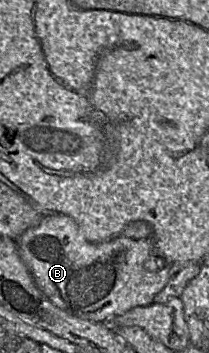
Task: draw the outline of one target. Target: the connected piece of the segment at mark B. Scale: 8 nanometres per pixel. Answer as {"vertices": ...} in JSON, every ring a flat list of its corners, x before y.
{"vertices":[[52,211,42,213,43,217,39,223,16,239,17,249,37,287,55,306,77,318,108,322,134,307,150,305,170,278,187,264,168,262,157,253,152,226,145,221,128,224,120,235,111,240,91,243,71,217]]}

